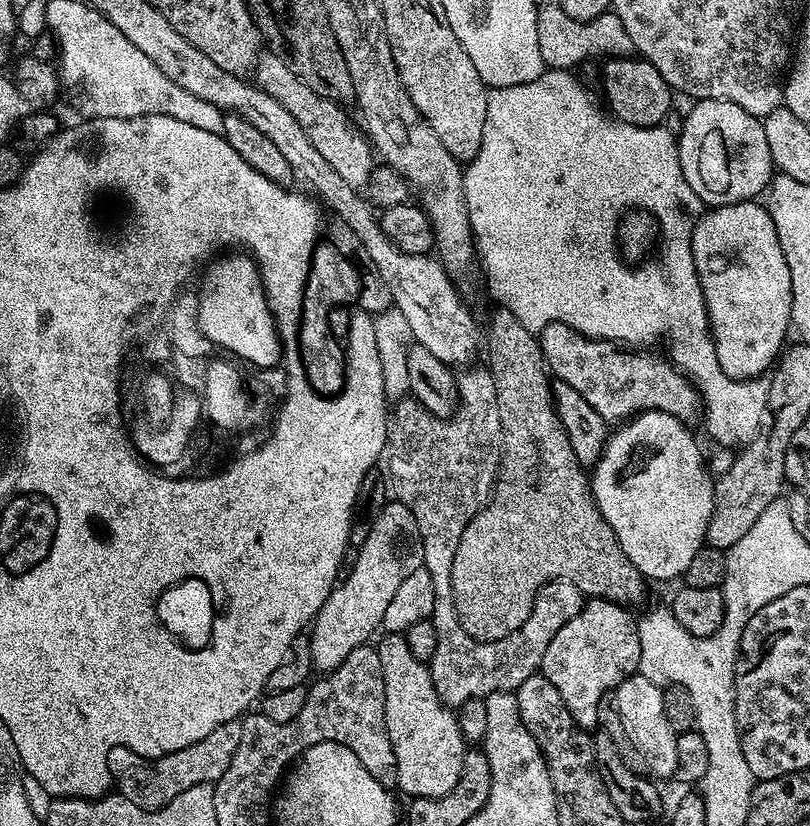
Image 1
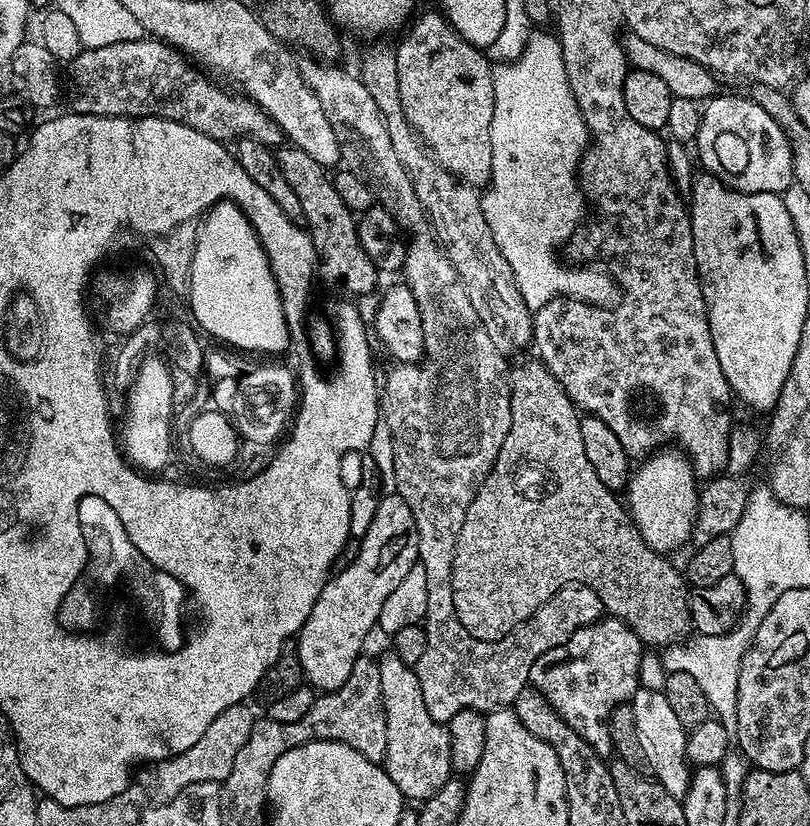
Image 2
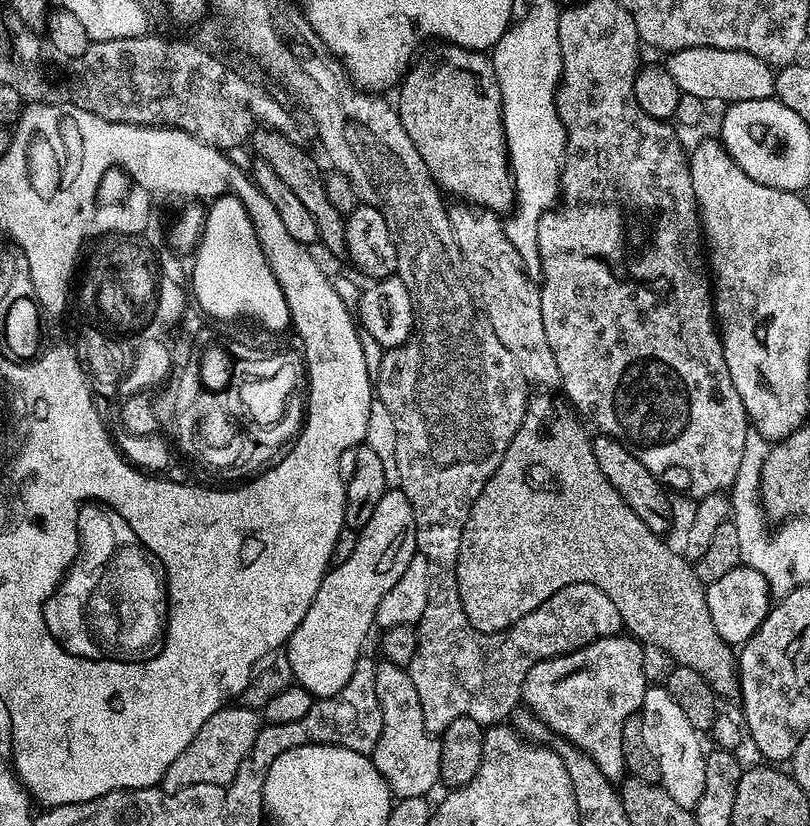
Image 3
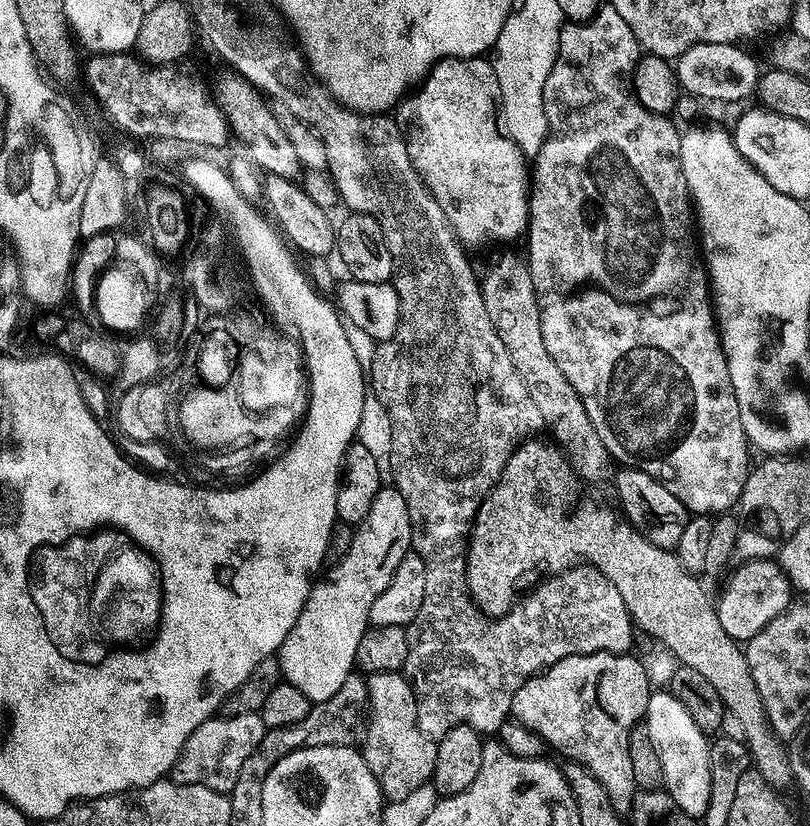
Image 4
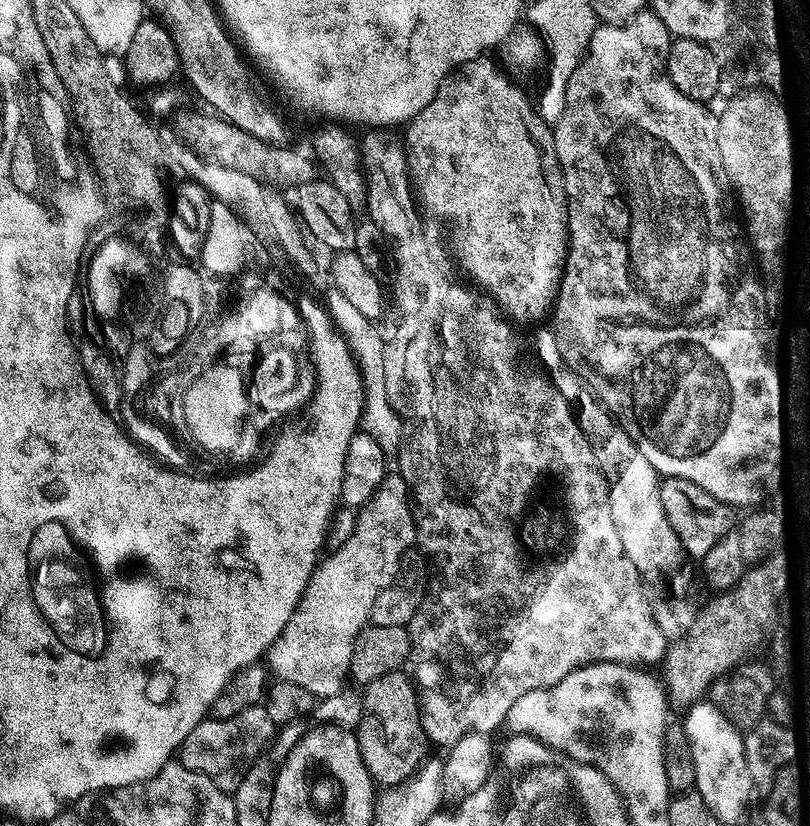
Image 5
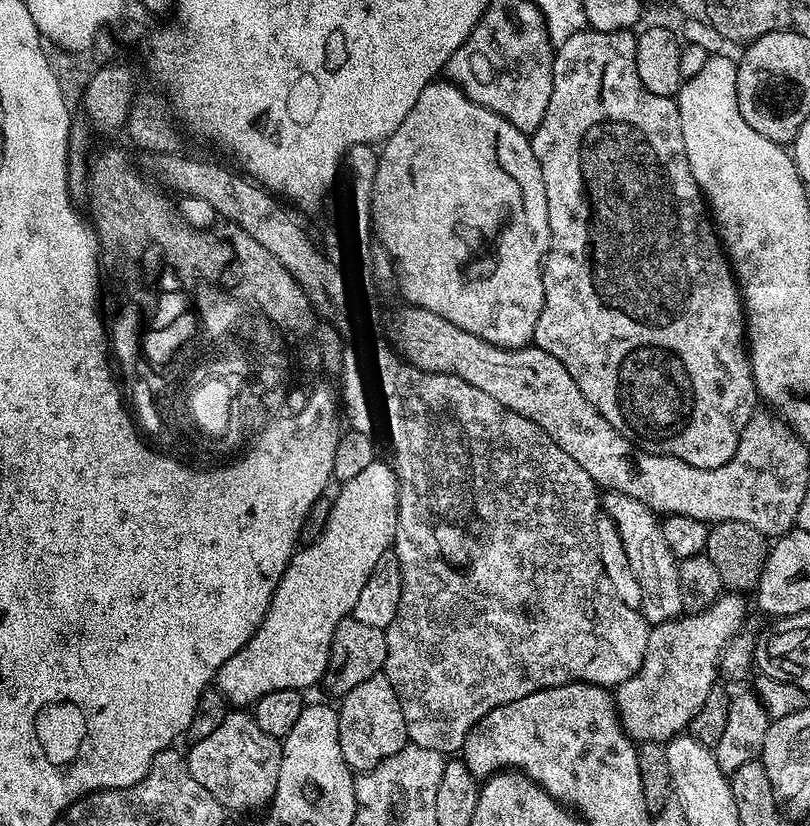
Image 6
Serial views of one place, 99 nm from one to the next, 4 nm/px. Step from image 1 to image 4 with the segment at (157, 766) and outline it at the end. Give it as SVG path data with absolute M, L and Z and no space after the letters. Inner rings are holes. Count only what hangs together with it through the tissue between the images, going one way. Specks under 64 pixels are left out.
M259 712L237 716L220 714L202 722L202 726L198 726L198 730L186 738L186 746L182 746L182 754L177 758L174 769L175 779L181 784L201 784L215 792L231 794L234 782L238 782L242 762L254 754L265 735L266 729Z

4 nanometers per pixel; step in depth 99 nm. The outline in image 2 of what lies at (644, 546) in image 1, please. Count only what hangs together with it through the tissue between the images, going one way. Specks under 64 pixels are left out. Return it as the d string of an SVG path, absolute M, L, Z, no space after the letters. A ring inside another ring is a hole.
M657 450L641 464L644 465L628 478L626 511L648 547L655 552L672 554L675 548L687 545L692 535L700 497L698 477L692 470L692 461L680 450Z

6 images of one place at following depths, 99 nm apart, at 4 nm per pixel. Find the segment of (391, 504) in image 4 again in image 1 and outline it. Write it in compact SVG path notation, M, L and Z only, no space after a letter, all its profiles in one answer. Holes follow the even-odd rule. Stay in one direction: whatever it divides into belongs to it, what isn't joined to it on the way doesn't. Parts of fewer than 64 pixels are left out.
M399 502L385 503L376 519L370 526L370 534L366 534L366 542L362 542L355 549L356 561L352 569L337 583L326 602L318 610L316 619L310 625L310 639L312 642L312 662L321 673L332 672L338 665L347 658L354 649L360 648L363 644L369 643L377 635L378 629L384 623L386 606L394 599L394 593L398 586L402 586L405 578L418 570L424 562L424 543L420 537L418 526L414 522L414 514L404 504Z

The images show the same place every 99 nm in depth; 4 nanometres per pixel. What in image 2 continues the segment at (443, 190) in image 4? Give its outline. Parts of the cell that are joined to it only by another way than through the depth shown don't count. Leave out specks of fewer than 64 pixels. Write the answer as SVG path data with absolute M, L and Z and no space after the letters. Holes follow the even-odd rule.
M439 11L418 16L407 25L404 41L394 48L402 114L446 171L470 185L487 185L492 179L493 65L481 49L461 40Z

